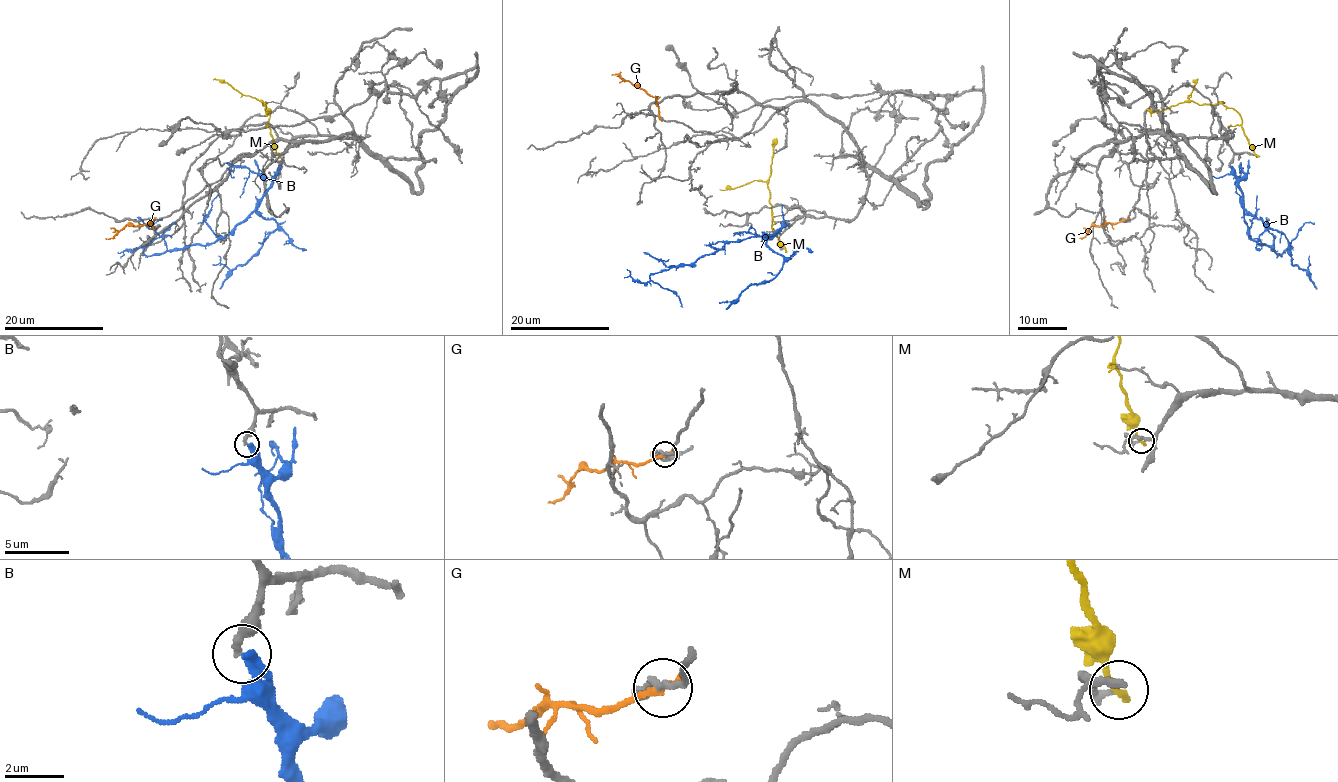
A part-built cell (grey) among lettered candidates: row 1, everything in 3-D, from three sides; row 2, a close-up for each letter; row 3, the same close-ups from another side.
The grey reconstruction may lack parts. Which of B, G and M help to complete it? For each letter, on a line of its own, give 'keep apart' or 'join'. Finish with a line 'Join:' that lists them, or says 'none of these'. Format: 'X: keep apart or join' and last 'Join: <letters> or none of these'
B: keep apart
G: keep apart
M: keep apart
Join: none of these

